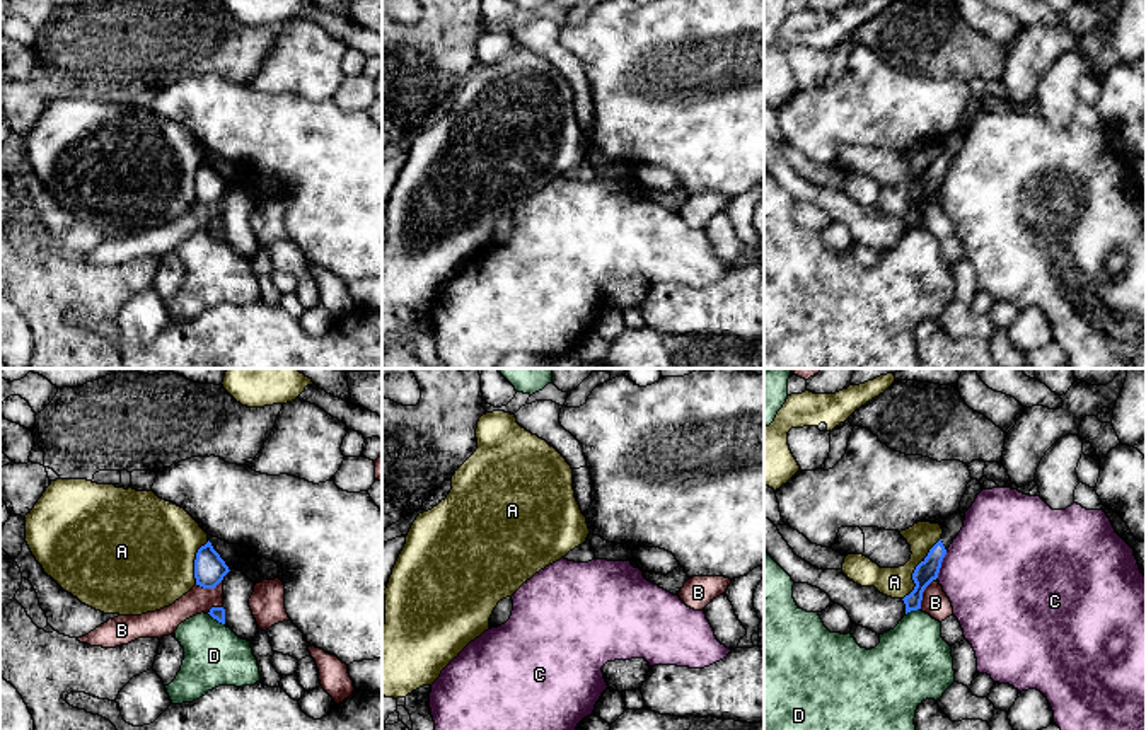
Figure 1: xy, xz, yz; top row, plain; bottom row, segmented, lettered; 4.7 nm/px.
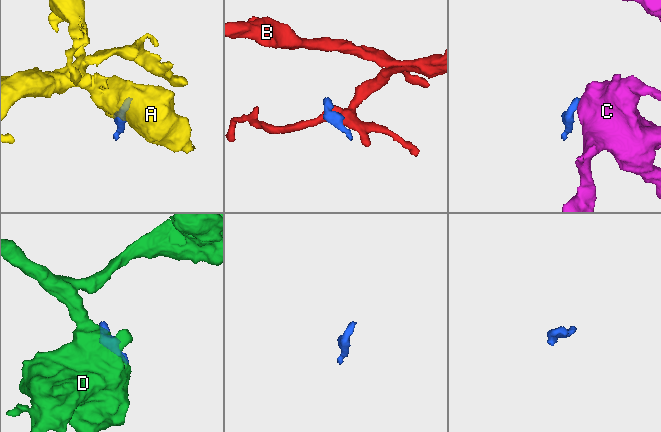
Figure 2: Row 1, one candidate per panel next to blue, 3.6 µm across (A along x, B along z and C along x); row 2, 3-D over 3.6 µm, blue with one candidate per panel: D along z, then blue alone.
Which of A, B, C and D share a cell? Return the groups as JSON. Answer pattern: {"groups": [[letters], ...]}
{"groups": [["A"], ["B"], ["C"], ["D"]]}

